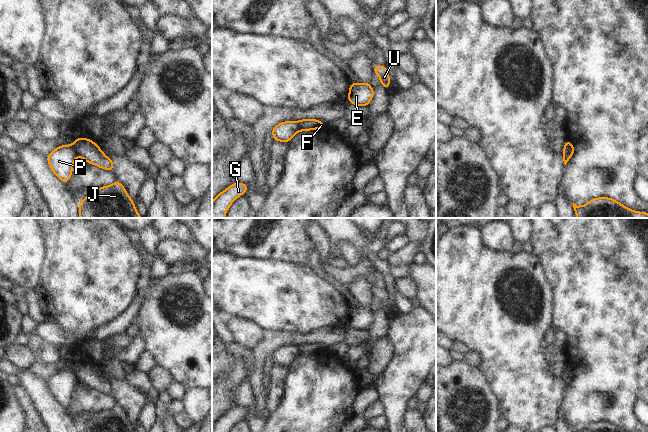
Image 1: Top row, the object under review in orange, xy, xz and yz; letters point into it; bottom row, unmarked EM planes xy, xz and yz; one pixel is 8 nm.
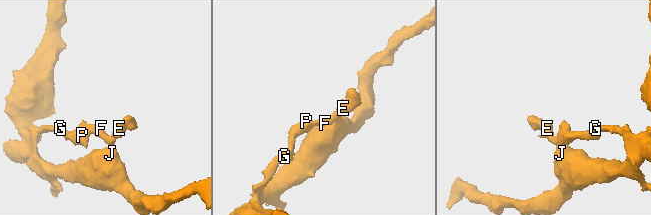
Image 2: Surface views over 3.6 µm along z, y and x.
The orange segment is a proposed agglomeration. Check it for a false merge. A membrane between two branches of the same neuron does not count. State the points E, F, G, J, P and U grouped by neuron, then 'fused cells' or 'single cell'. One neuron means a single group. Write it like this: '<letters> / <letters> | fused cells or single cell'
E F J U / G P | fused cells

